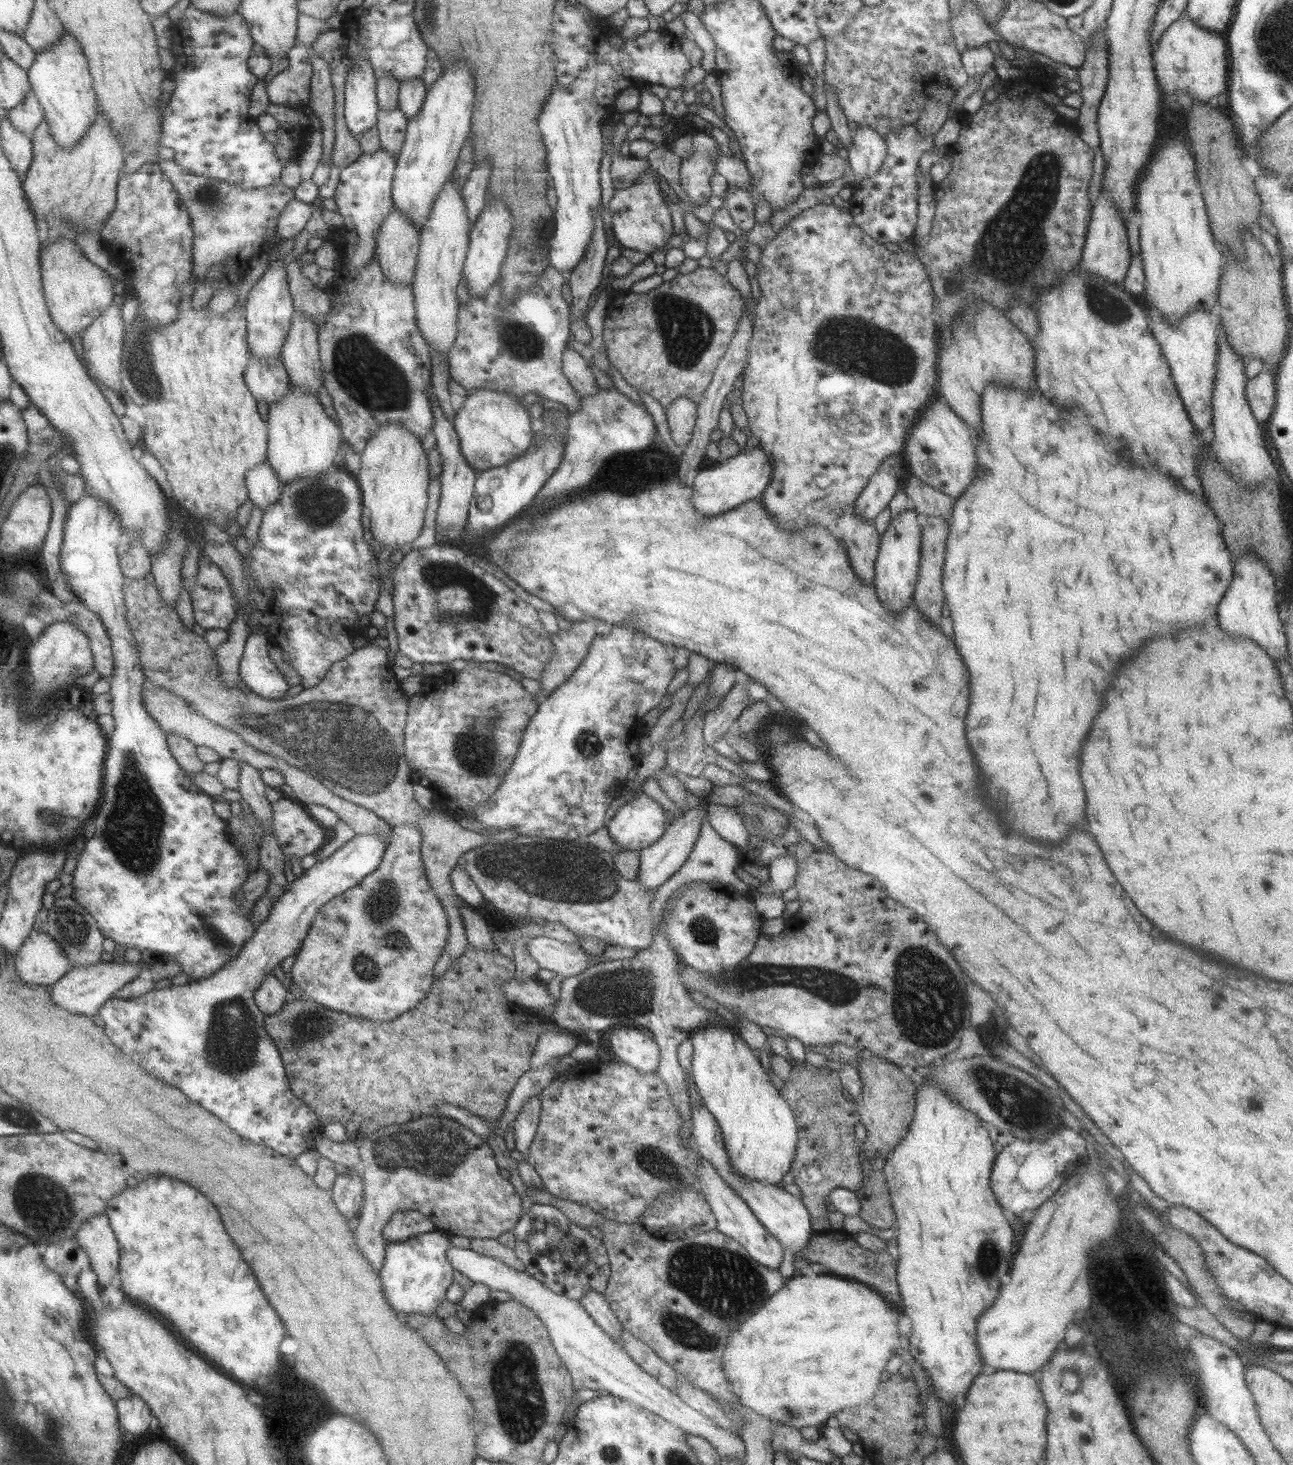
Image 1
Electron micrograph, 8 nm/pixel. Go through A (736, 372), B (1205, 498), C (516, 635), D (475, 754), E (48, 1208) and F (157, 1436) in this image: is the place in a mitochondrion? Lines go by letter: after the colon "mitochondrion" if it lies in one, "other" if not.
A: other
B: other
C: other
D: mitochondrion
E: mitochondrion
F: other

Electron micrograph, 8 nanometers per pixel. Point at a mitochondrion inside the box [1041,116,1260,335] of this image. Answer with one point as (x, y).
(1104, 305)

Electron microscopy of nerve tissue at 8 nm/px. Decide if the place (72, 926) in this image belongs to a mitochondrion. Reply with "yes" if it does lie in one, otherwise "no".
yes

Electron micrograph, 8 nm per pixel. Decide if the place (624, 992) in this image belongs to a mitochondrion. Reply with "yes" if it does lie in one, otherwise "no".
yes

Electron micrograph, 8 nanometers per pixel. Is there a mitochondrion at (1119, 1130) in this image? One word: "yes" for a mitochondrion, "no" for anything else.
no

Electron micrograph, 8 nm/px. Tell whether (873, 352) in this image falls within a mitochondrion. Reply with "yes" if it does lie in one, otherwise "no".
yes

